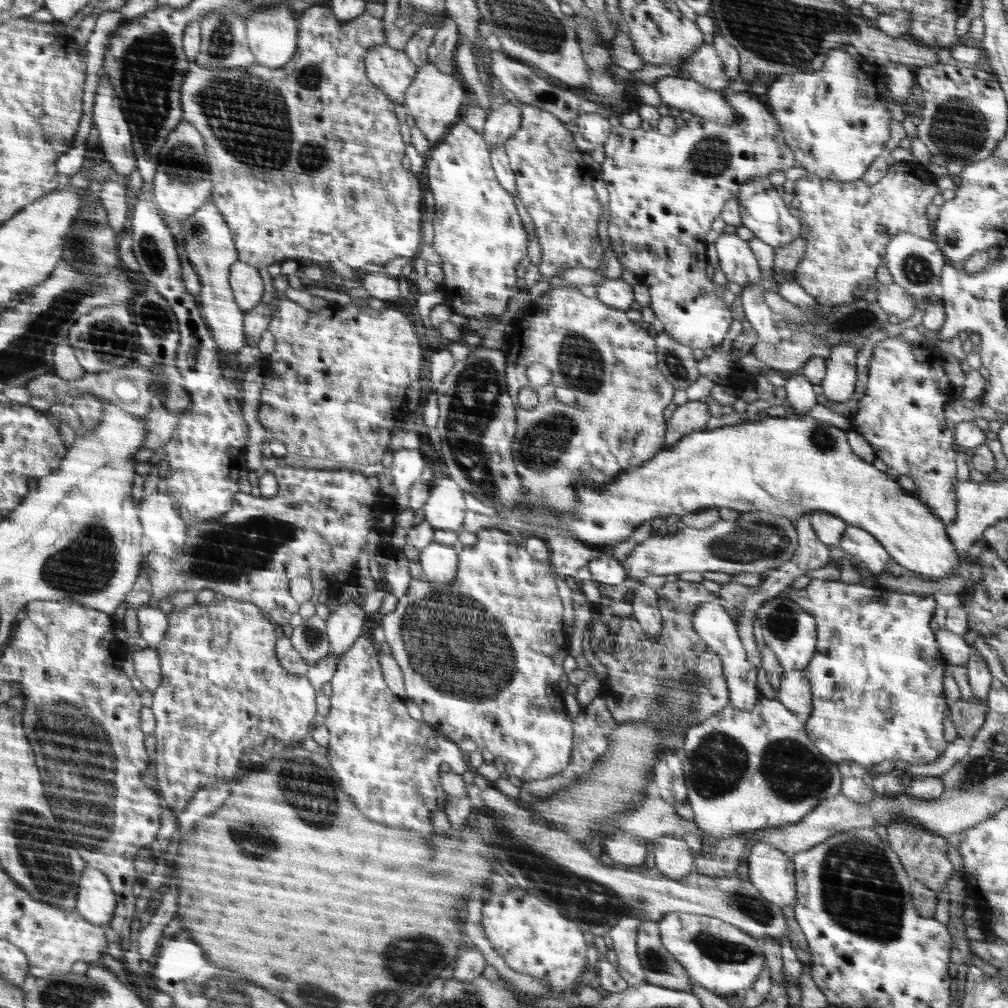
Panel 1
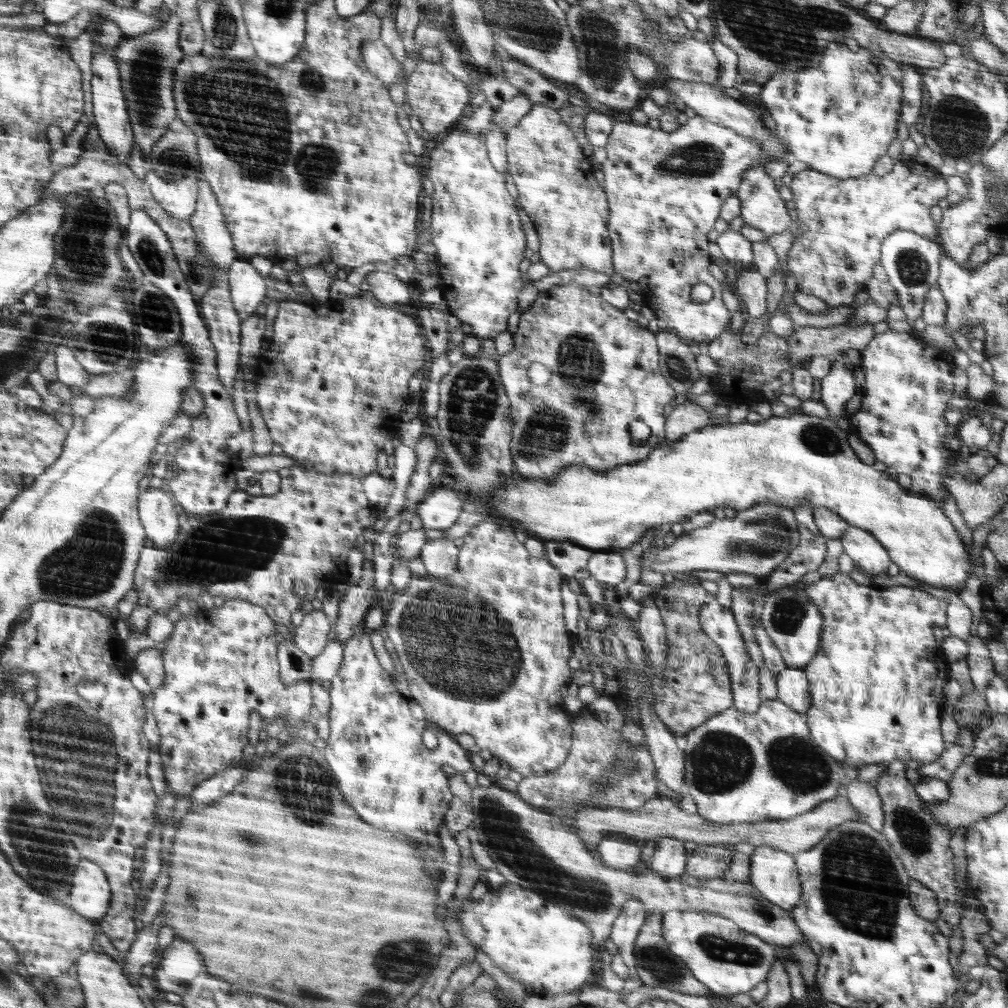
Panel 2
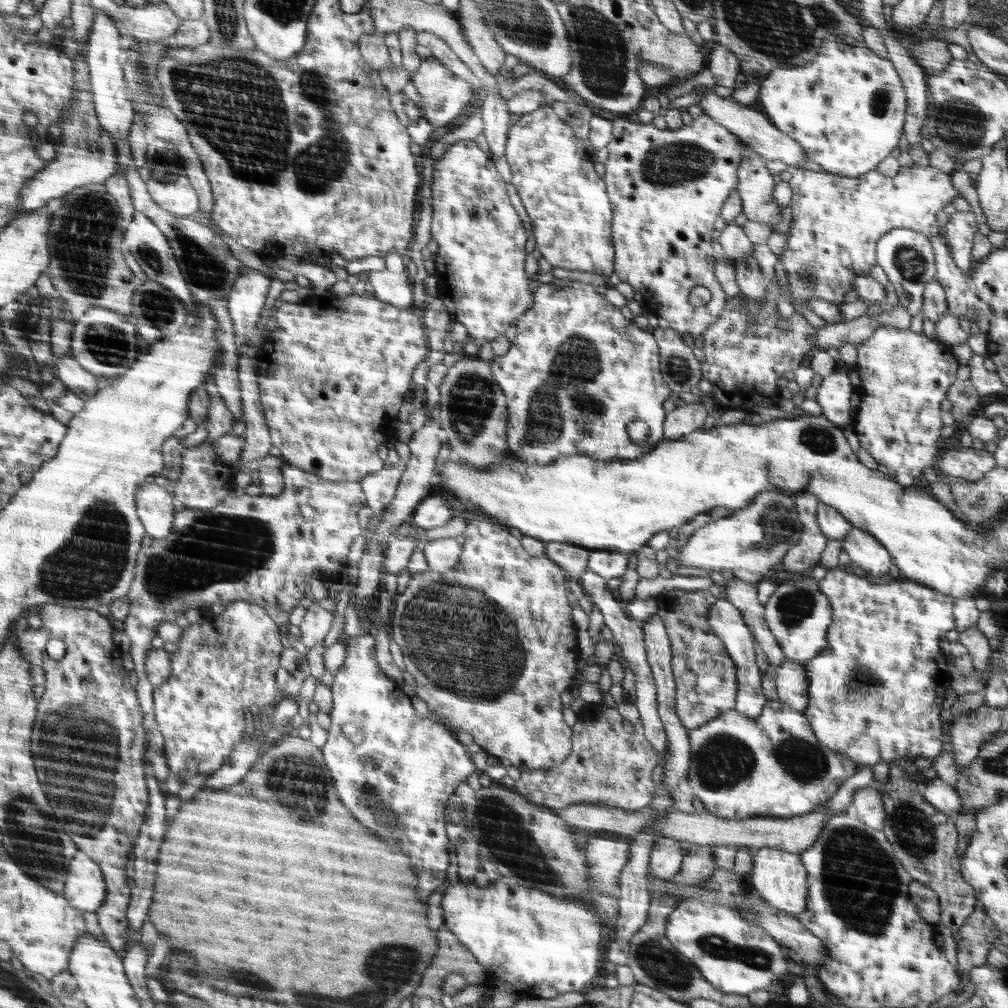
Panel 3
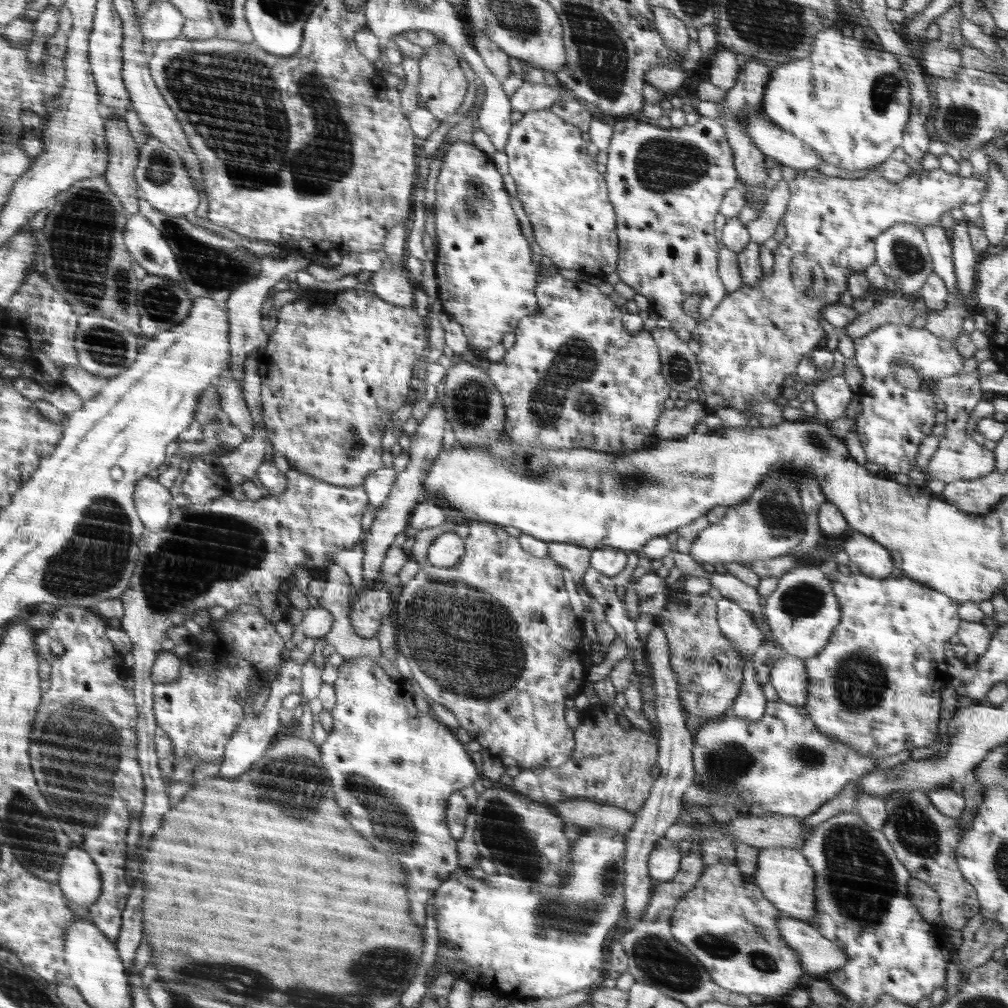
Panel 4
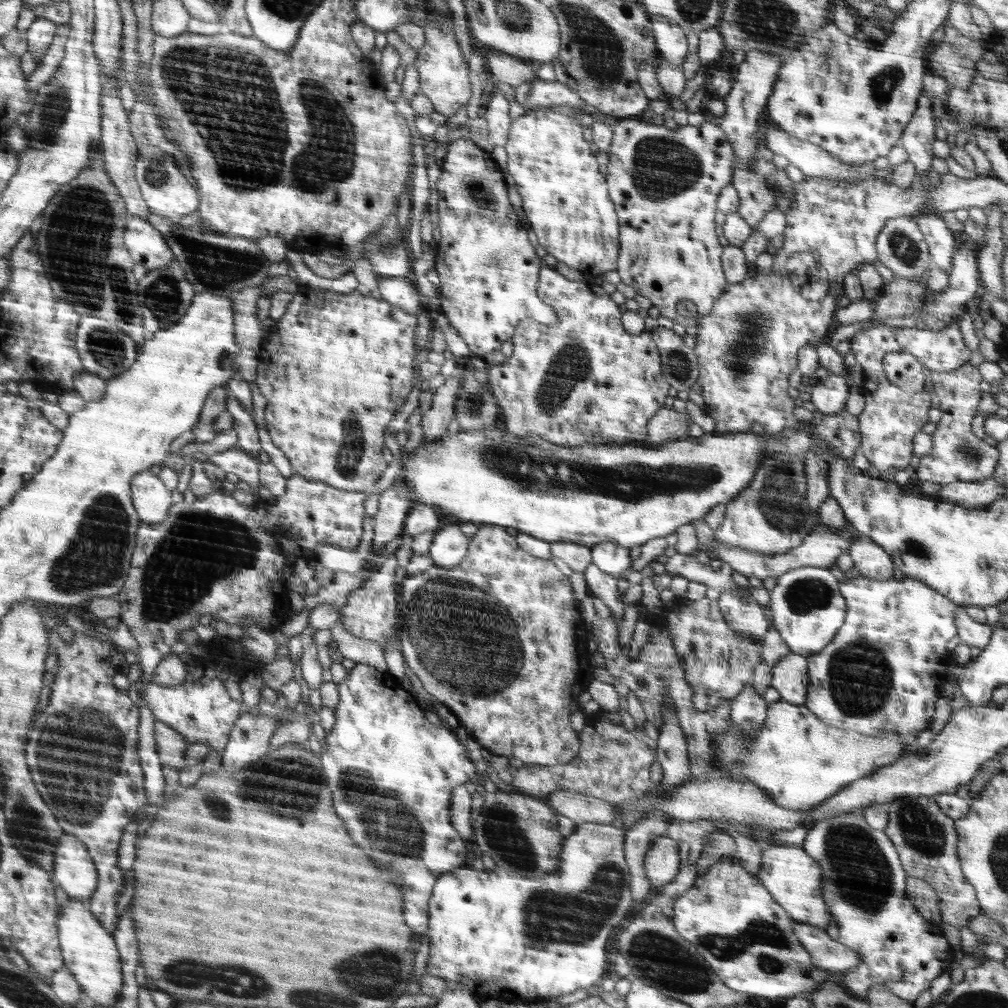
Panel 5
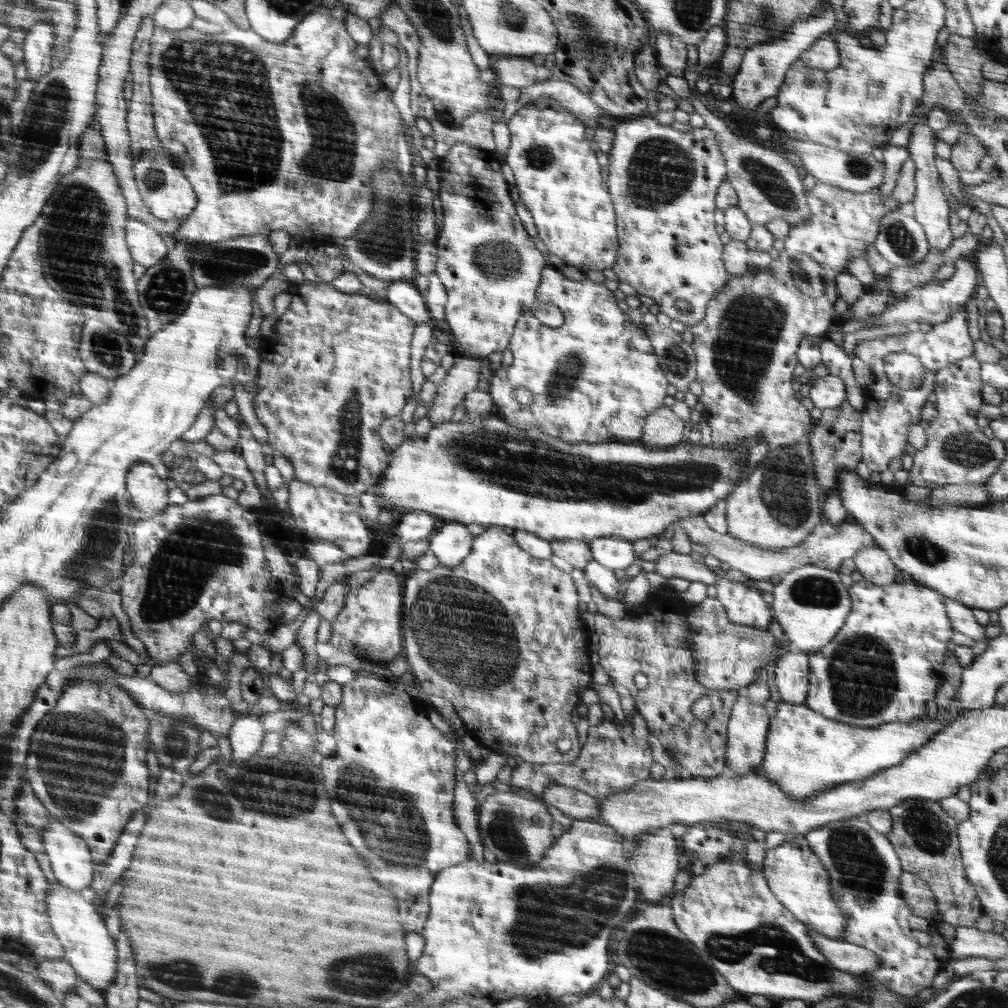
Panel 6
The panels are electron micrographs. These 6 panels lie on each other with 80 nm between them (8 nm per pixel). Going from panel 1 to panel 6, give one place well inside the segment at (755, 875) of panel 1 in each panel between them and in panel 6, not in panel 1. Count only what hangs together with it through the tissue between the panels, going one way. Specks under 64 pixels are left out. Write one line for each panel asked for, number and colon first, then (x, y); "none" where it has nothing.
2: (772, 872)
3: (781, 879)
4: (785, 876)
5: (793, 878)
6: (796, 874)

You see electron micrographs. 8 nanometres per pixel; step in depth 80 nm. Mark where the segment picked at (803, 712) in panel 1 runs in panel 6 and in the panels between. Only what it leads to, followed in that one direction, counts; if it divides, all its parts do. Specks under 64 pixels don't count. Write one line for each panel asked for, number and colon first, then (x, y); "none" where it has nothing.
2: (794, 689)
3: (792, 683)
4: (789, 676)
5: (790, 678)
6: (792, 671)

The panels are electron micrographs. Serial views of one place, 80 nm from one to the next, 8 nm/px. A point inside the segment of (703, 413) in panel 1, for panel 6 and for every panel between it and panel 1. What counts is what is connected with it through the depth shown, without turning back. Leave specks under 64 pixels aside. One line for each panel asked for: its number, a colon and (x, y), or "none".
2: (688, 417)
3: (683, 420)
4: (676, 423)
5: (667, 425)
6: (664, 429)

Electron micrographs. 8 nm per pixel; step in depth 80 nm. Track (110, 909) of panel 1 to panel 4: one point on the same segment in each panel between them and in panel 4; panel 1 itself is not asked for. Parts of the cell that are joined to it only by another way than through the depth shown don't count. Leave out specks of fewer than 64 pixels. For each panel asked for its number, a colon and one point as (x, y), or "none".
2: (90, 894)
3: (85, 888)
4: (80, 879)

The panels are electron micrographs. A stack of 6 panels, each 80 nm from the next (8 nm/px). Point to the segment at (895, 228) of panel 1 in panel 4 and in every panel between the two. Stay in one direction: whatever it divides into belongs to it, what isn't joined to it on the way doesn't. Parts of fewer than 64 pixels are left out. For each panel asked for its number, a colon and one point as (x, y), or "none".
2: (841, 224)
3: (837, 221)
4: (759, 334)

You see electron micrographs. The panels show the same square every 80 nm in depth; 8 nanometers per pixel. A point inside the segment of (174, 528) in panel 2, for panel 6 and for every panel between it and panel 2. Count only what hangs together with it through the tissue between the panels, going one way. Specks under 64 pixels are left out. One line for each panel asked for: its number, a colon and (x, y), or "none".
3: (155, 506)
4: (154, 501)
5: (151, 497)
6: (148, 491)

